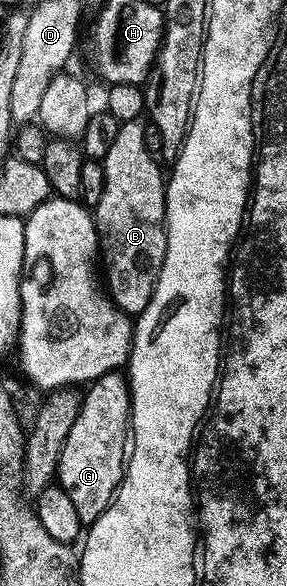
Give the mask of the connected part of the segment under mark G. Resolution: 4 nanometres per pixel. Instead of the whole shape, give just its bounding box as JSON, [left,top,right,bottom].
[56,370,131,524]

